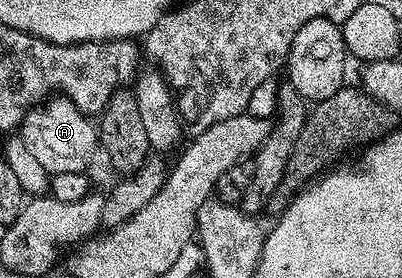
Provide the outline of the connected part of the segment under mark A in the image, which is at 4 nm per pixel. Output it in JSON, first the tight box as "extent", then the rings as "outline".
{"extent":[18,96,98,175],"outline":[[[63,96],[49,97],[29,109],[18,127],[18,137],[49,175],[83,171],[92,153],[98,150],[97,123],[89,115],[83,114],[71,99]]]}

